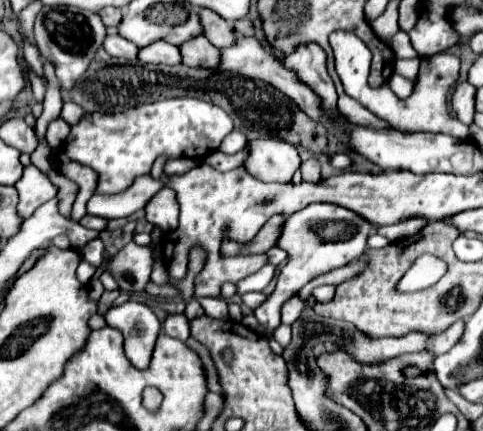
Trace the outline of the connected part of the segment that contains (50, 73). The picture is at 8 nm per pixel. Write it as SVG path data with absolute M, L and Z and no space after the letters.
M42 57L42 63L44 63L44 75L48 79L48 85L46 85L46 99L44 99L44 111L42 115L38 117L36 121L36 133L40 139L46 137L46 127L50 121L54 121L56 117L60 117L60 111L62 111L62 95L60 95L60 87L58 87L58 79L54 75L54 65L48 63L44 57Z

